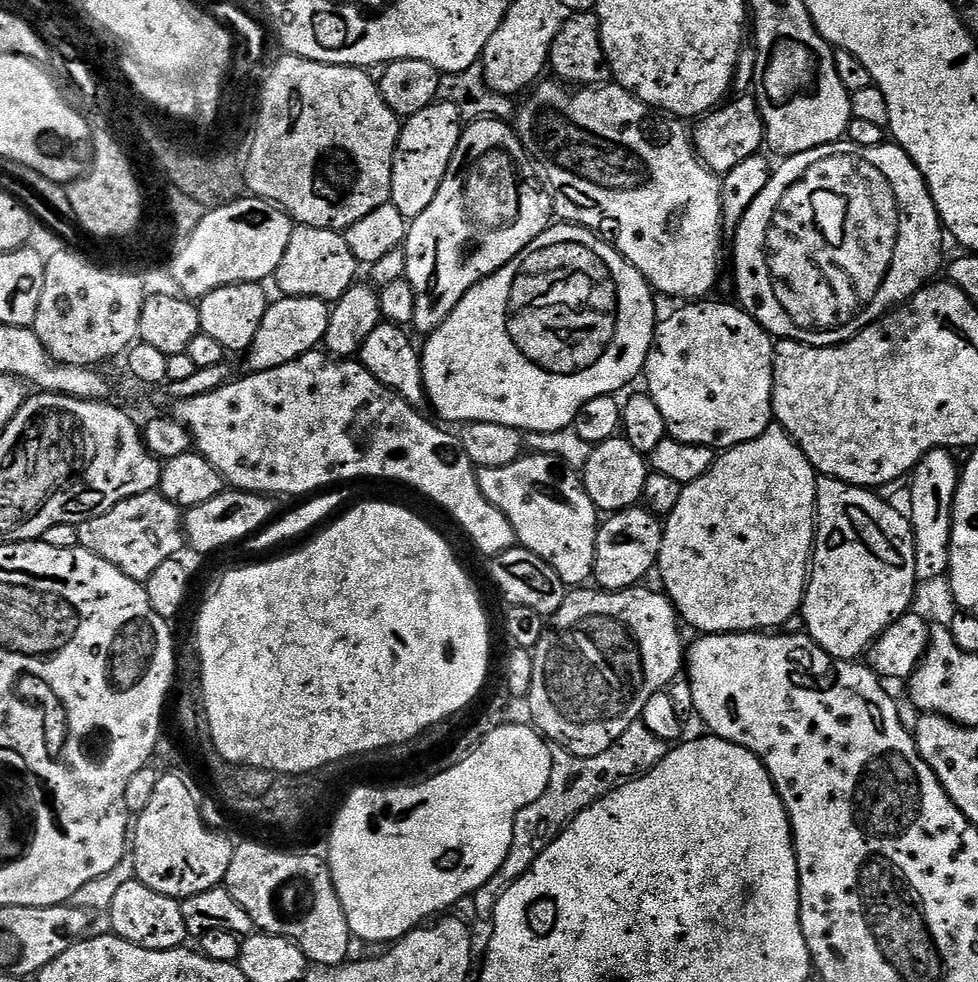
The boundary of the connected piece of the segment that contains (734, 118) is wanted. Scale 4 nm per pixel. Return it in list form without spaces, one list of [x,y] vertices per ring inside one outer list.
[[[740,94],[735,98],[737,100],[729,99],[723,106],[707,113],[697,123],[701,124],[697,126],[696,132],[694,128],[691,133],[697,156],[711,172],[717,174],[734,170],[738,162],[746,162],[746,158],[757,155],[766,144],[764,119],[757,97],[752,94]]]

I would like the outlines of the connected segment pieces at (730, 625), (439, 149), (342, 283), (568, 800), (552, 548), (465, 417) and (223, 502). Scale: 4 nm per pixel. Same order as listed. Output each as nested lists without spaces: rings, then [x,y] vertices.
[[[770,426],[758,438],[745,444],[721,451],[716,460],[694,482],[684,485],[682,498],[678,498],[678,506],[663,521],[664,537],[660,547],[658,573],[663,591],[671,600],[679,619],[685,625],[697,628],[700,634],[723,634],[725,632],[758,632],[761,630],[783,629],[786,621],[799,613],[804,603],[804,591],[808,588],[808,574],[812,562],[812,549],[816,542],[816,482],[818,473],[812,463],[802,454],[800,447],[788,437],[788,432],[779,426]]]
[[[447,102],[426,106],[426,110],[403,121],[392,163],[390,202],[402,213],[405,220],[416,220],[418,214],[422,214],[422,210],[426,210],[426,206],[434,202],[434,194],[438,194],[438,186],[442,186],[442,178],[454,158],[461,131],[462,117],[459,107]]]
[[[305,224],[293,227],[290,246],[282,254],[274,283],[284,296],[305,296],[335,302],[357,283],[358,262],[346,242],[346,238],[334,228],[315,228]]]
[[[637,722],[630,726],[630,730],[626,730],[626,734],[622,734],[622,738],[618,738],[618,742],[614,742],[597,756],[575,756],[553,743],[549,743],[548,749],[552,755],[552,773],[542,798],[538,798],[538,802],[526,806],[516,815],[514,838],[506,862],[502,862],[498,874],[494,874],[494,878],[490,878],[490,882],[483,884],[479,892],[475,893],[476,912],[484,922],[491,921],[492,912],[504,889],[532,869],[532,863],[564,831],[568,821],[589,808],[595,800],[603,798],[607,792],[619,788],[624,781],[652,771],[654,766],[658,766],[658,762],[662,762],[662,758],[666,758],[670,744],[669,741],[658,738],[658,734],[646,730],[643,722]]]
[[[525,454],[521,460],[514,462],[510,466],[494,466],[493,468],[482,468],[476,473],[478,486],[482,494],[514,526],[519,547],[530,550],[538,554],[538,558],[545,560],[562,578],[565,586],[584,586],[593,579],[592,571],[596,561],[596,530],[598,527],[598,513],[594,502],[584,489],[584,481],[581,473],[572,468],[567,468],[560,460],[555,460],[552,456],[532,456]]]
[[[563,222],[553,223],[522,254],[518,254],[506,266],[498,269],[493,276],[487,276],[478,282],[454,306],[454,310],[438,326],[422,344],[422,370],[424,371],[424,390],[429,401],[436,403],[435,415],[449,425],[463,426],[474,422],[498,422],[502,426],[514,426],[525,434],[531,432],[560,432],[563,428],[571,429],[576,423],[576,416],[590,402],[590,398],[620,394],[620,391],[631,382],[635,376],[639,377],[644,370],[644,363],[648,361],[648,351],[656,338],[656,300],[654,289],[644,275],[632,264],[625,260],[624,255],[616,251],[607,240],[599,237],[587,228],[580,228],[576,224]]]
[[[225,490],[218,493],[210,502],[194,506],[183,513],[184,535],[194,551],[207,554],[224,548],[227,544],[236,544],[239,540],[247,541],[256,535],[273,519],[273,501],[259,492],[238,492]]]

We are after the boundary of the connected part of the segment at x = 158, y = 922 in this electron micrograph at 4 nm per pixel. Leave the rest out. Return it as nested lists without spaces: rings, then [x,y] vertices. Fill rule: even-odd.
[[[138,879],[126,882],[126,886],[114,894],[112,907],[106,913],[112,919],[111,931],[126,942],[134,942],[134,946],[142,946],[146,950],[174,950],[183,948],[189,943],[186,918],[182,918],[181,901],[170,898],[166,894],[158,894],[158,890],[150,890]]]

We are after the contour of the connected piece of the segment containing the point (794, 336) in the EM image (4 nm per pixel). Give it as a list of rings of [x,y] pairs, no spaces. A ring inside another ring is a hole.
[[[851,142],[823,144],[814,150],[806,150],[797,156],[789,156],[783,163],[784,165],[781,168],[777,167],[773,171],[772,177],[766,182],[766,190],[762,190],[762,194],[758,194],[758,198],[754,198],[750,210],[746,210],[746,214],[734,228],[736,249],[733,250],[732,256],[736,259],[736,292],[740,295],[738,304],[745,312],[751,314],[773,338],[797,340],[799,344],[806,344],[809,348],[833,348],[835,344],[853,340],[863,328],[869,328],[881,316],[911,300],[921,288],[925,287],[935,277],[932,275],[940,268],[940,255],[944,252],[946,236],[942,231],[940,215],[934,206],[930,190],[918,170],[918,166],[914,166],[914,162],[906,154],[906,150],[902,150],[899,144],[895,142],[885,142],[878,146],[858,146]],[[780,254],[782,256],[790,254],[794,258],[778,260]],[[780,264],[782,264],[782,278],[784,278],[784,272],[786,272],[786,264],[790,264],[790,268],[794,266],[794,278],[786,278],[786,280],[798,282],[800,290],[802,290],[800,296],[804,296],[804,300],[800,300],[800,302],[804,302],[802,330],[786,325],[781,306],[774,305],[772,292],[776,292],[776,290],[772,290],[772,288],[776,288],[776,284],[768,284],[768,270],[774,270],[774,276],[778,278],[778,266]]]

